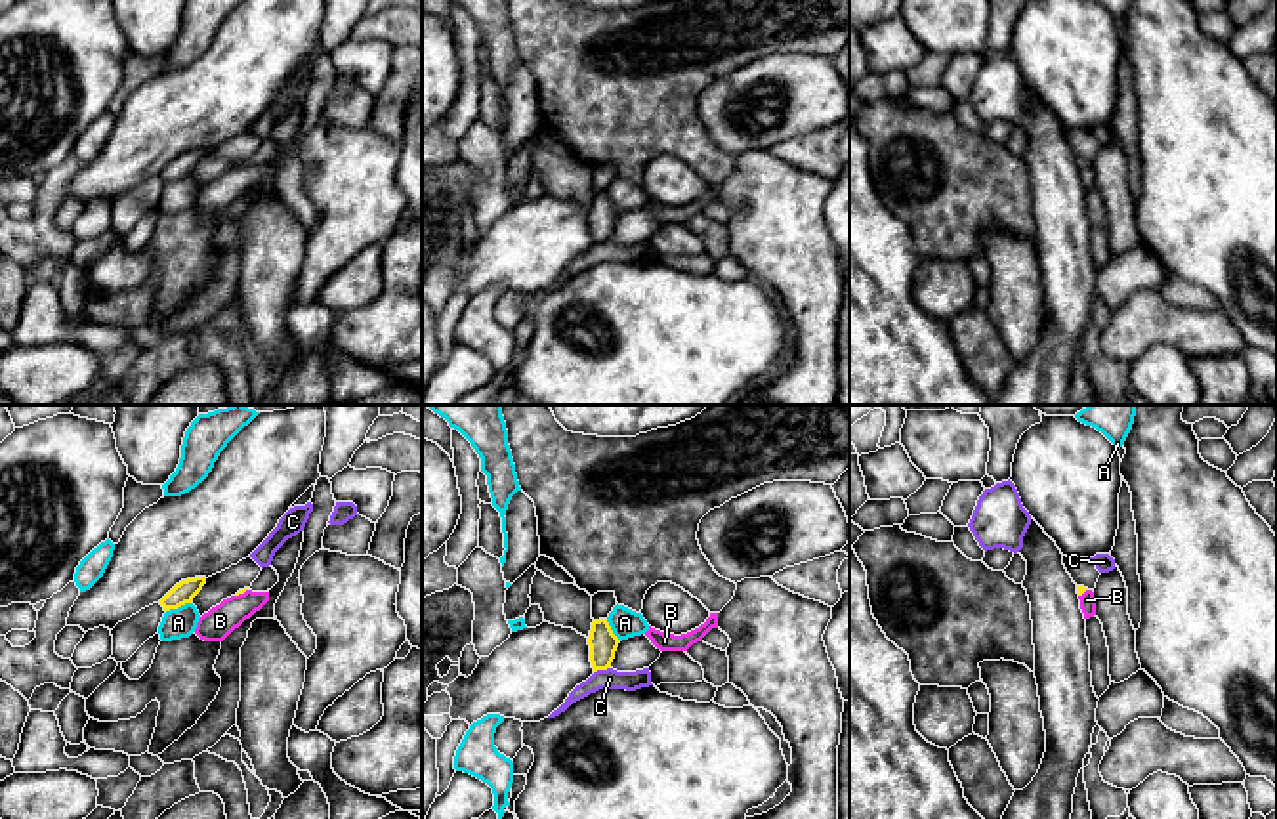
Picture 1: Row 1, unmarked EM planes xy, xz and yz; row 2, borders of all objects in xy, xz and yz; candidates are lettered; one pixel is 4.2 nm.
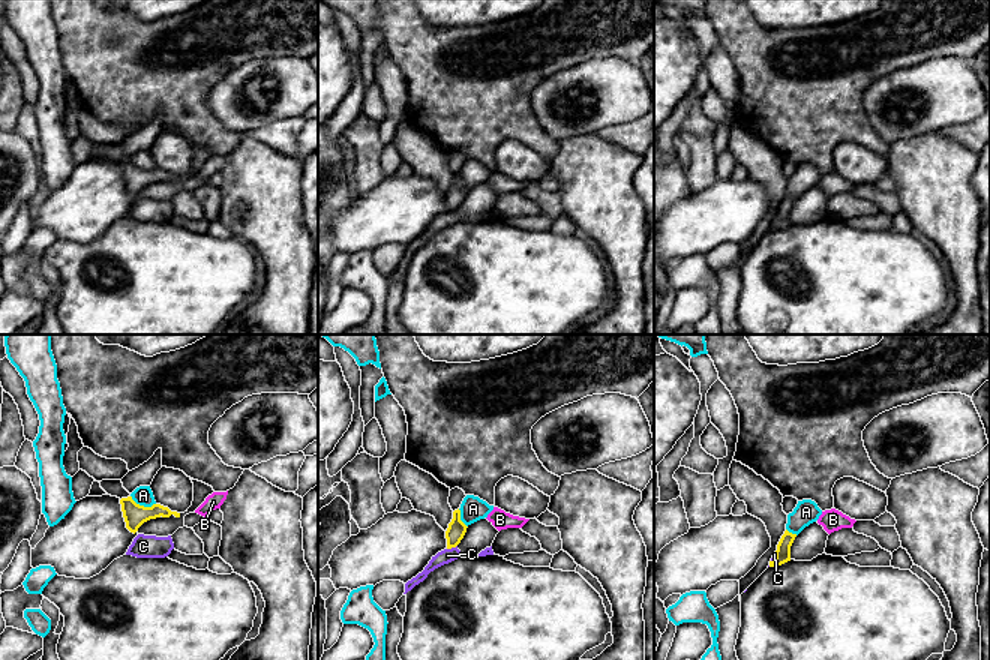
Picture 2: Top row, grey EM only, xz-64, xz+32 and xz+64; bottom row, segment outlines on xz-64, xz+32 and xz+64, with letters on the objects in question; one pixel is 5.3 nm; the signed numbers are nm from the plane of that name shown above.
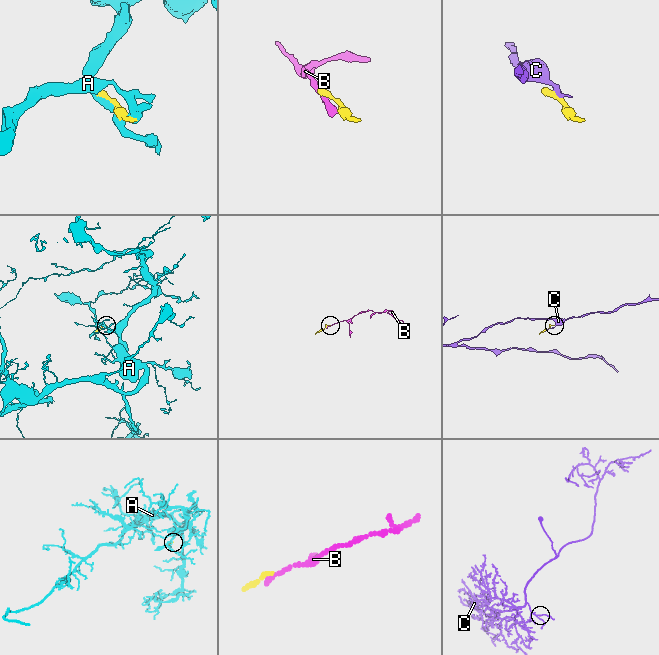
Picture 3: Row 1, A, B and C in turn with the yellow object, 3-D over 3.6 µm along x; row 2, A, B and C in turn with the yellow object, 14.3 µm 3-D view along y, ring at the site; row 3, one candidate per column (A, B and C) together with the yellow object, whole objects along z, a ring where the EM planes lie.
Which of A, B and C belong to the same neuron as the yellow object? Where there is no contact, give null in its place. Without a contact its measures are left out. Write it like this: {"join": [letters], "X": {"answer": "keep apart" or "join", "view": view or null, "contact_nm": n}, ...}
{"join": ["B"], "A": {"answer": "keep apart", "view": "xy", "contact_nm": 110}, "B": {"answer": "join", "view": "xy", "contact_nm": 70}, "C": {"answer": "keep apart", "view": "xz", "contact_nm": 80}}

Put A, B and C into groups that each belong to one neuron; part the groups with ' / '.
A / B / C

